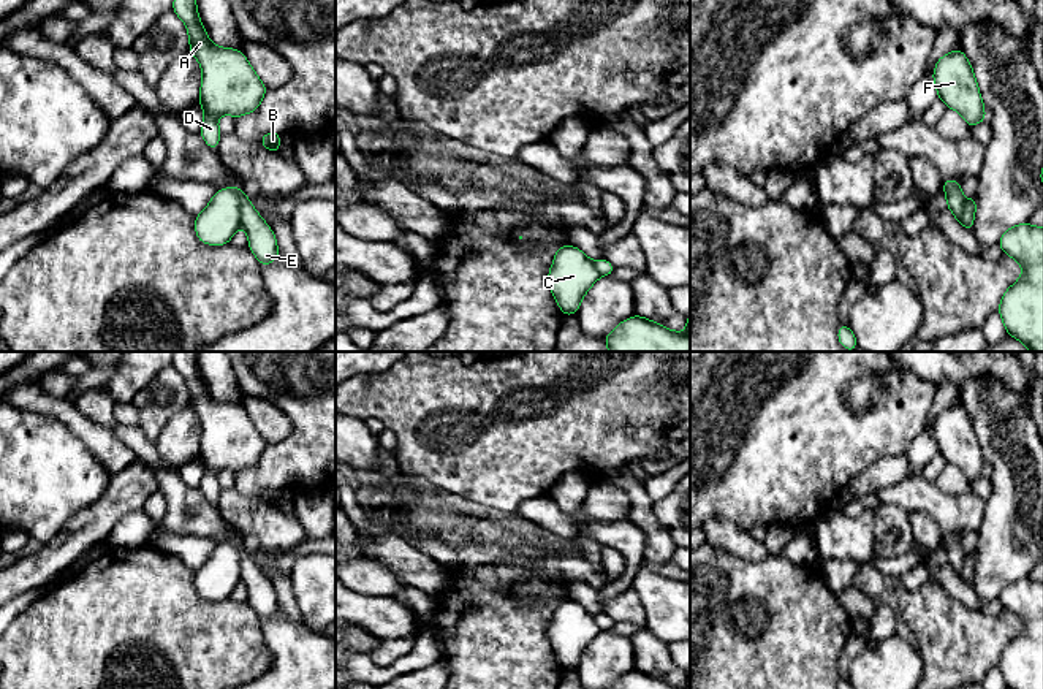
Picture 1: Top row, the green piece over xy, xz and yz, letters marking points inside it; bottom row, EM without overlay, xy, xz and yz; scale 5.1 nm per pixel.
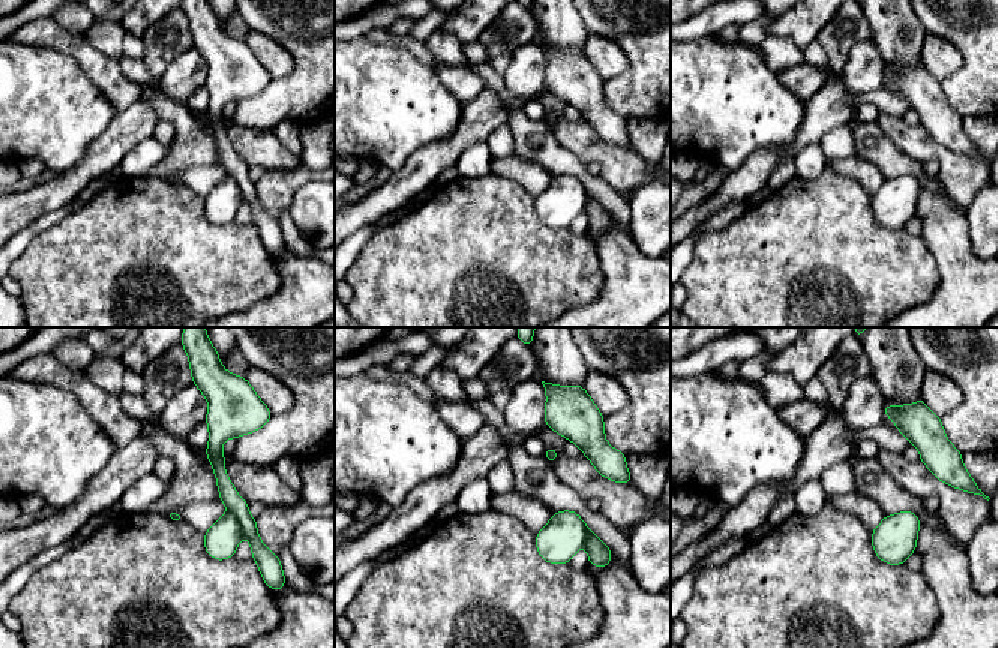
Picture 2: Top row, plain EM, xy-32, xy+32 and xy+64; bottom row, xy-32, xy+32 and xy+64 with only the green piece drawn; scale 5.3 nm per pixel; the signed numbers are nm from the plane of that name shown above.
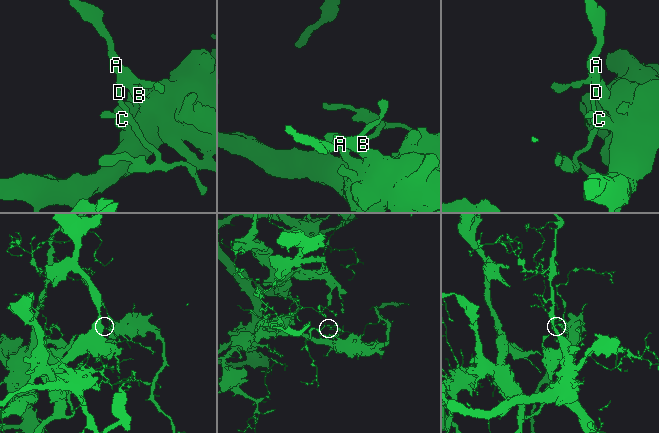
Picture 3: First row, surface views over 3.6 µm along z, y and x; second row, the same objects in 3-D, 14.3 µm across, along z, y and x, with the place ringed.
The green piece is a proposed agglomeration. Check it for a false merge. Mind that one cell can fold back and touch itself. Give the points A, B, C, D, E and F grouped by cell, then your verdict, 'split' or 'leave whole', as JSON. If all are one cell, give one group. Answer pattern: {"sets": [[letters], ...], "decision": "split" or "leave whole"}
{"sets": [["A", "B", "D", "E", "F"], ["C"]], "decision": "split"}

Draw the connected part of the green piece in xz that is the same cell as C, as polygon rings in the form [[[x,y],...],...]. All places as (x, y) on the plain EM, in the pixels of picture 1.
[[[562,600],[548,627],[548,640],[563,670],[576,670],[589,643],[600,634],[594,616],[573,600]]]

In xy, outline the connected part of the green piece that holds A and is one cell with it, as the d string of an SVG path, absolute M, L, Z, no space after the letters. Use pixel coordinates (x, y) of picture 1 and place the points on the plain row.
M174 352L171 366L176 367L185 379L190 394L188 407L195 410L203 424L199 459L204 466L204 472L199 489L204 493L206 499L214 507L217 507L222 491L217 478L218 472L223 469L229 469L236 474L256 466L267 443L264 442L263 436L258 432L242 405L218 402L209 394L207 385L203 382L196 364L196 352Z

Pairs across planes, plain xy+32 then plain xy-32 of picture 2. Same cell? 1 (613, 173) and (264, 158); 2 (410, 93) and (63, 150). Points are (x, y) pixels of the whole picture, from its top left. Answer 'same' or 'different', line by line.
1: same
2: same

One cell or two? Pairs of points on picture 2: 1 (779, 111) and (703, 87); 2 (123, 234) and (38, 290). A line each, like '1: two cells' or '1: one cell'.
1: one cell
2: one cell

